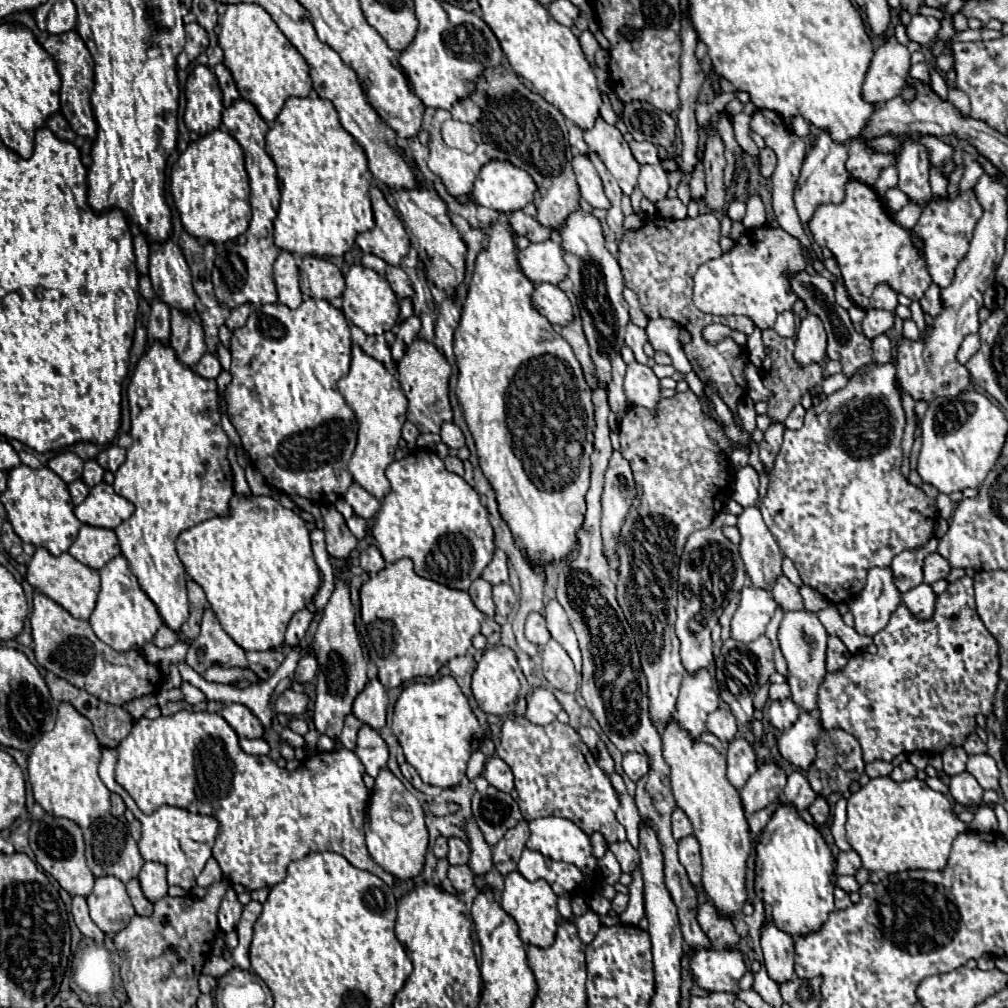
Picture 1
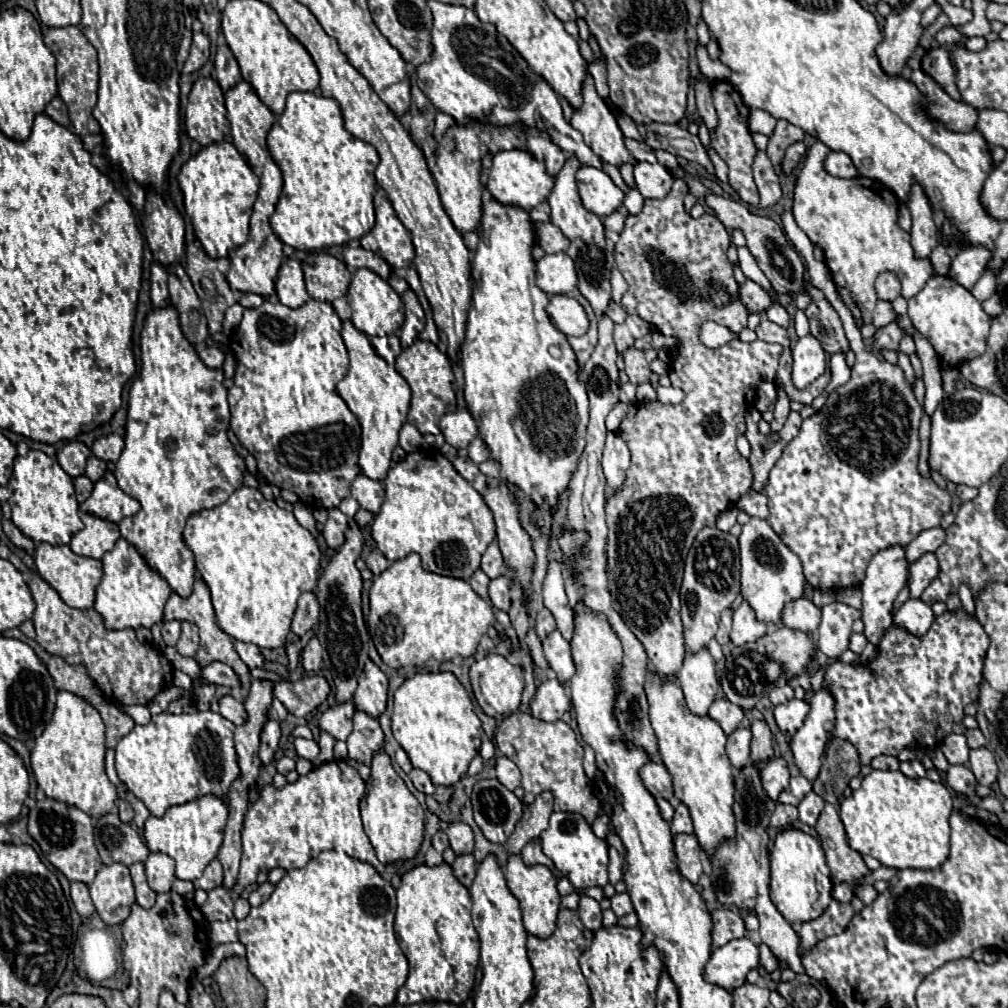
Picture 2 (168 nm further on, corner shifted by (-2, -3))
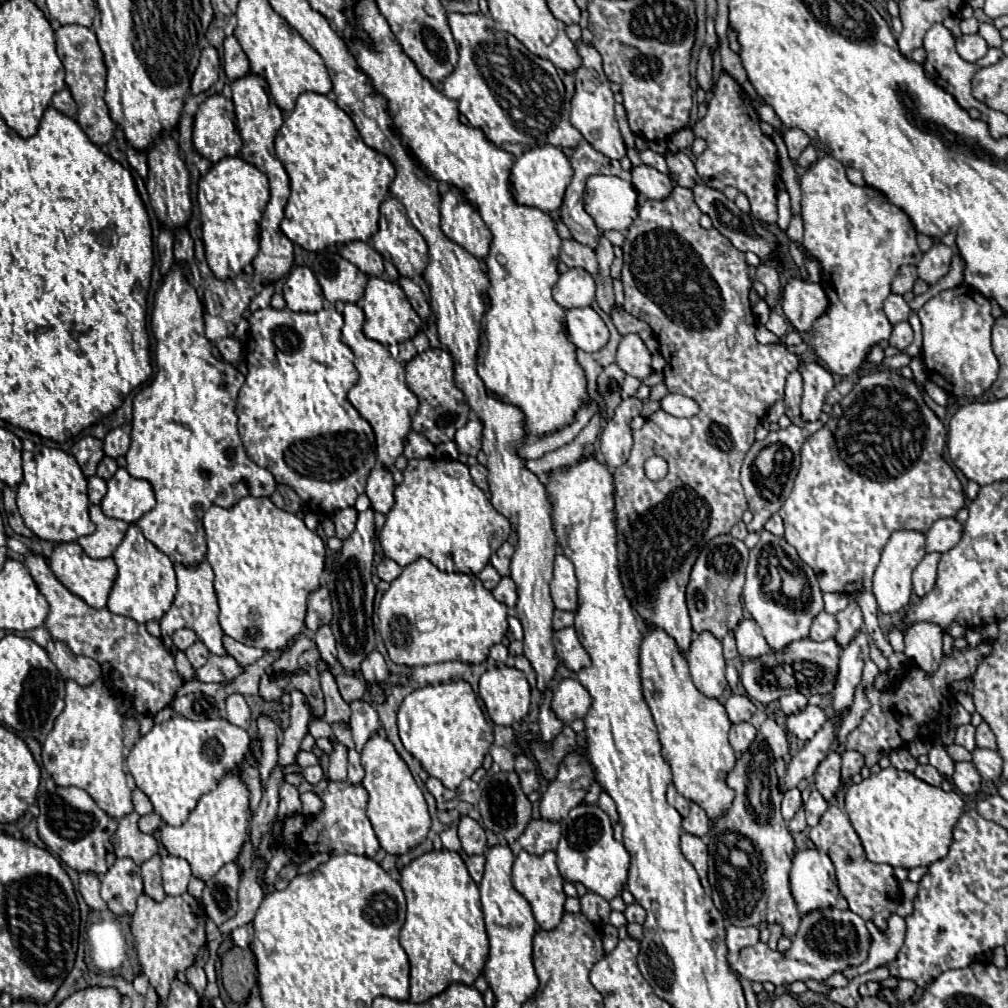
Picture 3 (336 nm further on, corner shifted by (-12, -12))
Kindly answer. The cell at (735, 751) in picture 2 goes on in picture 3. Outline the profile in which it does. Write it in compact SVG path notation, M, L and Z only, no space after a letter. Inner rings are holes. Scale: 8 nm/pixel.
M749 722L733 724L733 726L731 726L731 732L729 732L729 742L731 742L733 750L735 750L737 754L745 752L745 750L751 746L751 742L753 742L755 732L757 732L757 730L755 730Z

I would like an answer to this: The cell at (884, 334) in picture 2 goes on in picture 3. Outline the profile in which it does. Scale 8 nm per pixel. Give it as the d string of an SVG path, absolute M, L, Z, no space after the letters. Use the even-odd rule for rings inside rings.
M907 320L895 324L889 342L891 342L891 346L895 346L895 348L899 348L899 350L907 348L907 346L913 342L913 328L911 328L911 324L909 324Z

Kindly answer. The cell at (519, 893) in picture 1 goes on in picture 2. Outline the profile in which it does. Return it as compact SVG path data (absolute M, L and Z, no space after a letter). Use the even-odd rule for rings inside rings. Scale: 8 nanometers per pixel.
M511 857L507 863L507 871L505 871L505 879L507 879L507 887L513 893L513 897L519 901L521 913L523 913L523 925L525 931L529 935L535 935L539 939L547 939L551 937L551 933L555 931L555 921L557 921L557 911L561 905L561 897L557 893L557 881L553 877L553 873L545 867L545 865L535 865L535 867L527 867L521 857Z

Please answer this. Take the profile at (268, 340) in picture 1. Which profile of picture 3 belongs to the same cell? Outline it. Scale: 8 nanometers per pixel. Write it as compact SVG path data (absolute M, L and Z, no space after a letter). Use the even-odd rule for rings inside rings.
M271 306L255 310L249 318L247 366L249 374L239 390L235 414L241 418L239 434L247 456L261 468L267 468L277 482L291 486L315 514L331 516L337 510L353 508L359 494L365 492L365 480L377 466L373 428L347 400L347 392L355 386L359 372L353 364L355 356L341 342L343 316L335 308L319 312L293 312L289 308L275 310Z

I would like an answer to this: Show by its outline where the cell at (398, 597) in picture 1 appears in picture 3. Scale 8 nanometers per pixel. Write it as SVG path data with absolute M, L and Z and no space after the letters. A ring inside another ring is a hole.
M419 558L405 566L383 594L379 632L395 664L411 668L449 660L481 664L489 656L489 648L507 634L507 612L509 608L497 602L477 576L441 572L427 558ZM427 620L431 626L423 628Z

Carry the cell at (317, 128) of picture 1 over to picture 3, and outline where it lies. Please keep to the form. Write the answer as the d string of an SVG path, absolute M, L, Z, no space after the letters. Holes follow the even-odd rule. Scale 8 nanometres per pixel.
M303 92L275 136L275 154L285 166L291 196L281 230L305 250L319 252L351 240L367 242L377 232L379 206L395 178L391 160L369 148L353 120L333 100L317 92Z

